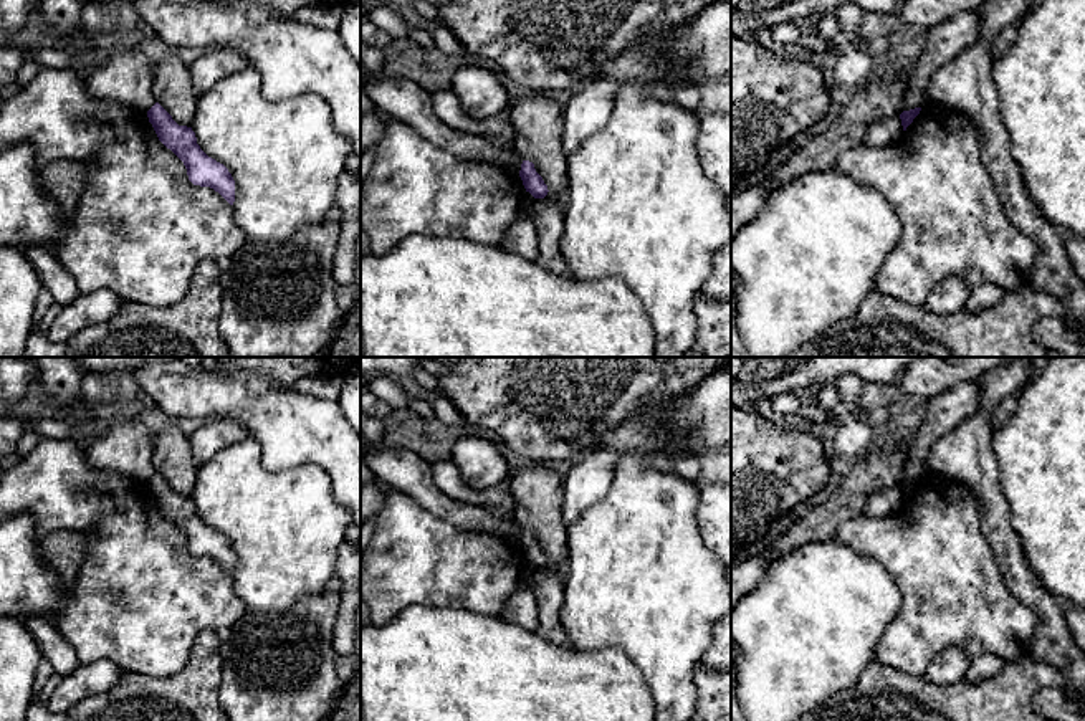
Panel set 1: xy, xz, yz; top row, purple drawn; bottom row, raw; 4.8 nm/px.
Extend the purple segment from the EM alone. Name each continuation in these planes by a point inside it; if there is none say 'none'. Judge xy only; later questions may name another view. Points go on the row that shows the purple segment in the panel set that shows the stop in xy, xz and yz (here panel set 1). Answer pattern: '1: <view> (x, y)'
none

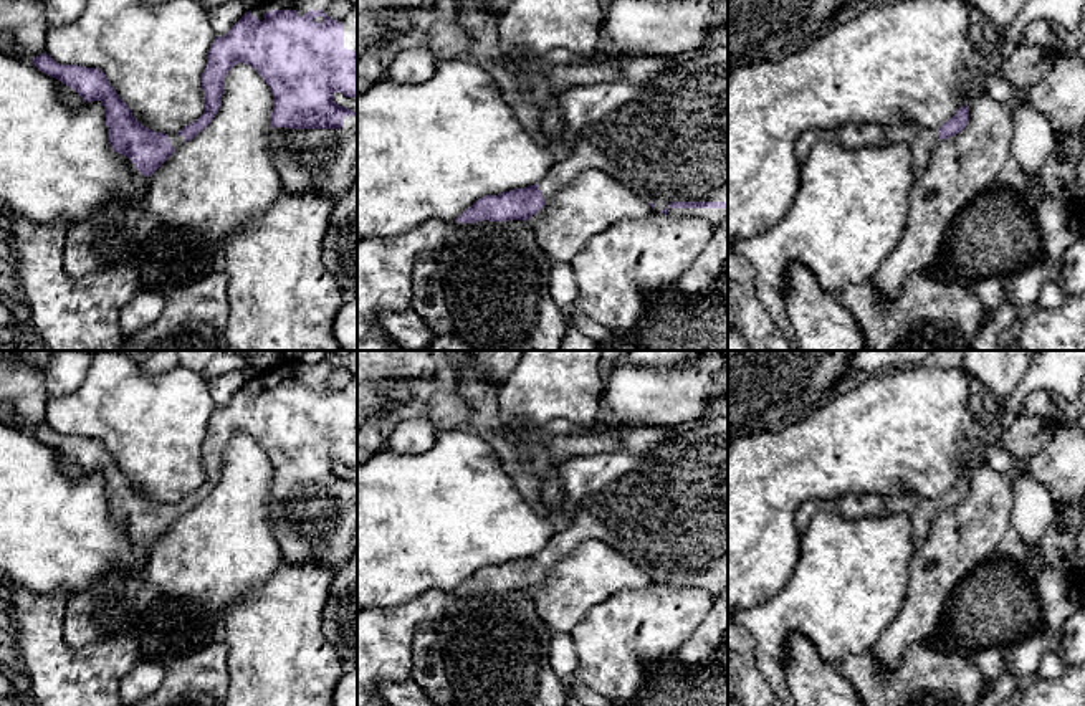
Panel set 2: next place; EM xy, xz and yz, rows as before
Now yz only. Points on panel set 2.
1: yz (920, 141)

